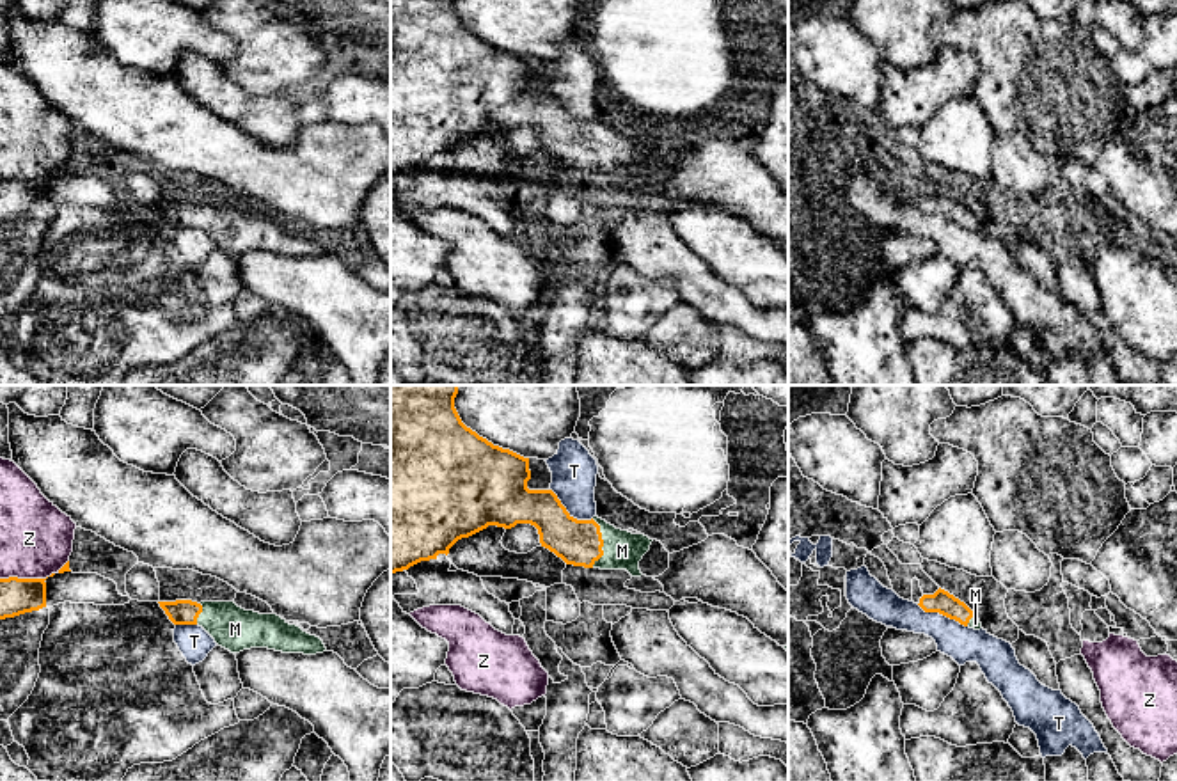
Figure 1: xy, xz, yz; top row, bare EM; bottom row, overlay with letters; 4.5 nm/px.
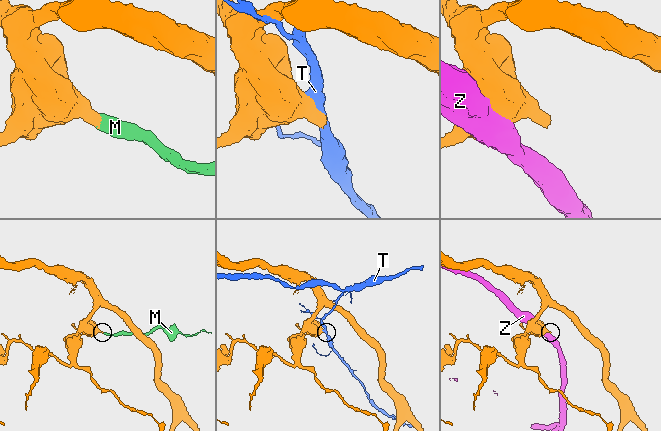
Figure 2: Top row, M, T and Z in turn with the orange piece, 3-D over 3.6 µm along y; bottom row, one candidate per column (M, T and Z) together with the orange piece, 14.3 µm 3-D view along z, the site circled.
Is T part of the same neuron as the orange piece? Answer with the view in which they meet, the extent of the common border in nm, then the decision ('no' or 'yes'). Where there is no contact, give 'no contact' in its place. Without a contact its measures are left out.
contact in yz; length 260 nm; no

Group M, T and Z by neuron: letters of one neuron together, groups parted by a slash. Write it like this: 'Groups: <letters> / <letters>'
Groups: M / T / Z

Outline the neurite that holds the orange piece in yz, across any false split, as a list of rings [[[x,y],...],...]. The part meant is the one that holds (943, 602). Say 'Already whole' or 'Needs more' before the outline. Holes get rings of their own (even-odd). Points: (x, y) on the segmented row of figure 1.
Needs more. [[[937,589],[934,595],[923,595],[918,604],[925,612],[939,612],[950,619],[959,621],[964,627],[980,630],[982,623],[975,612],[959,598],[944,589]]]

